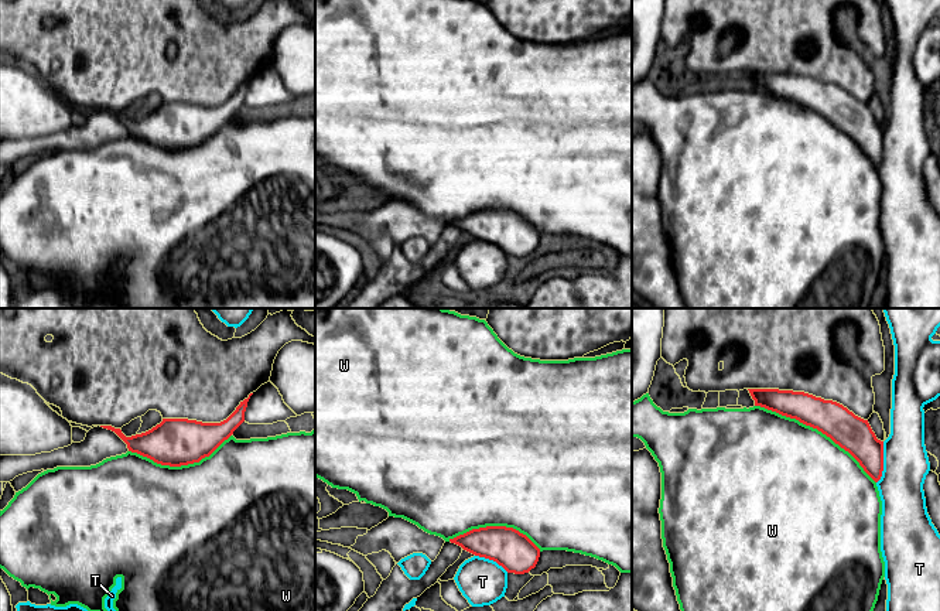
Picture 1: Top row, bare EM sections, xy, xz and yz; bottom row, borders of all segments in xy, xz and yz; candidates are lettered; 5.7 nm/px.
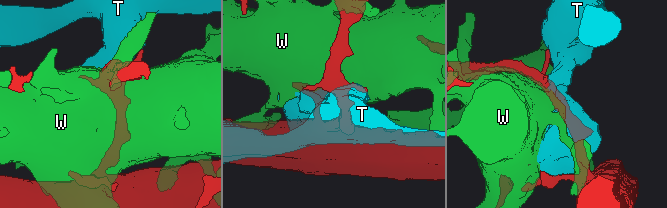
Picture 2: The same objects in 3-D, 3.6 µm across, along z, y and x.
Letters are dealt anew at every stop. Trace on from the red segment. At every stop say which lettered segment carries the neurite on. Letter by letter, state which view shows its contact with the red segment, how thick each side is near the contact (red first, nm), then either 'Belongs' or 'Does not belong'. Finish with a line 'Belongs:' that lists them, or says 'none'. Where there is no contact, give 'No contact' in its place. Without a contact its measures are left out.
T: Touches red in yz. Thickness 200 nm (red) against 260 nm. Does not belong
W: Touches red in yz. Thickness 200 nm (red) against 480 nm. Does not belong
Belongs: none

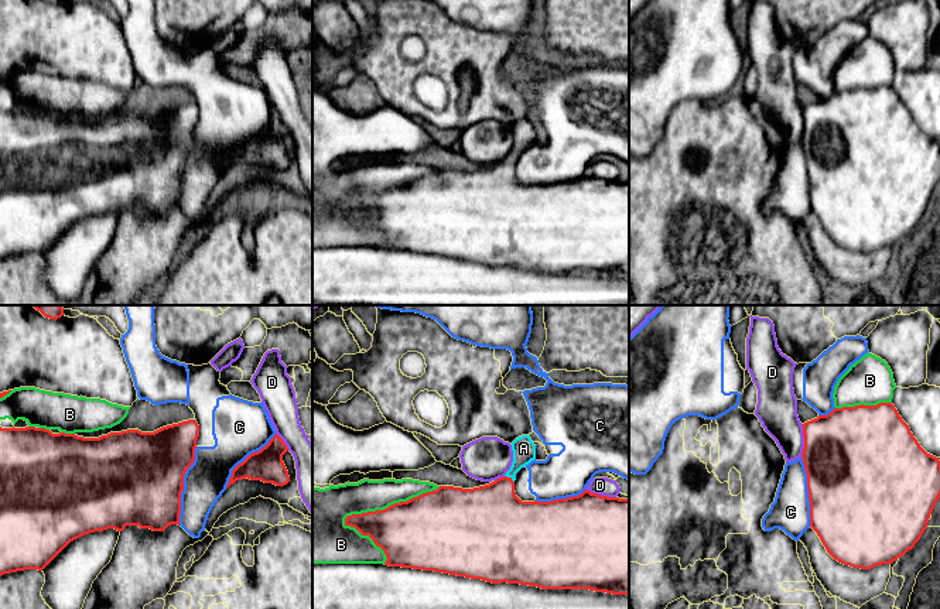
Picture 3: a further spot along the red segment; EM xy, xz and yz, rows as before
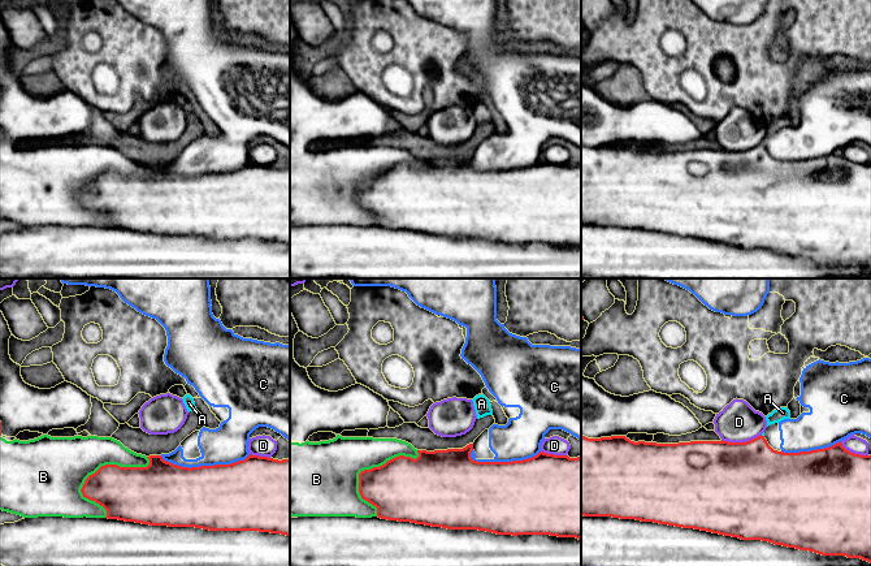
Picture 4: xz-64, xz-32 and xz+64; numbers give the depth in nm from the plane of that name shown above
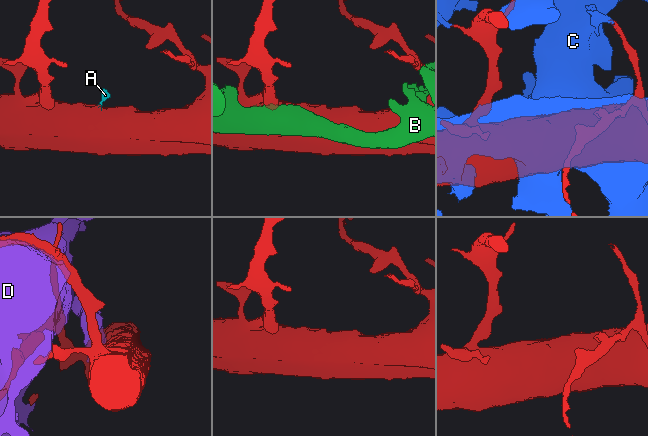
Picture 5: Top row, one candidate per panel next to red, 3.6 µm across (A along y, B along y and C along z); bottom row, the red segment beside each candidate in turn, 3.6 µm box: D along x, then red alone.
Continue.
A: Touches red in xz. Thickness 380 nm (red) against 130 nm. Belongs
B: Touches red in xz. Thickness 420 nm (red) against 180 nm. Does not belong
C: Touches red in xy. Thickness 500 nm (red) against 240 nm. Does not belong
D: Touches red in yz. Thickness 480 nm (red) against 240 nm. Does not belong
Belongs: A

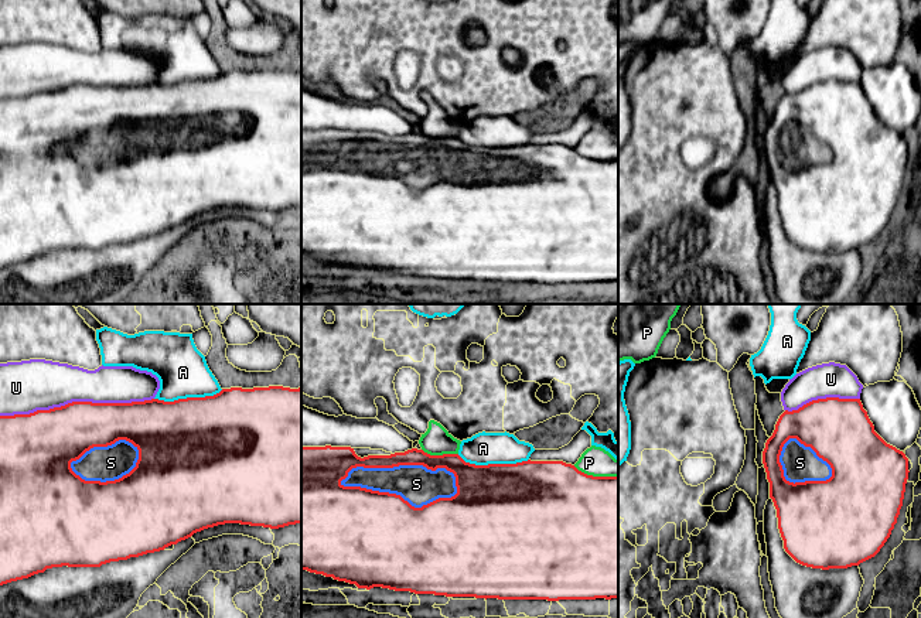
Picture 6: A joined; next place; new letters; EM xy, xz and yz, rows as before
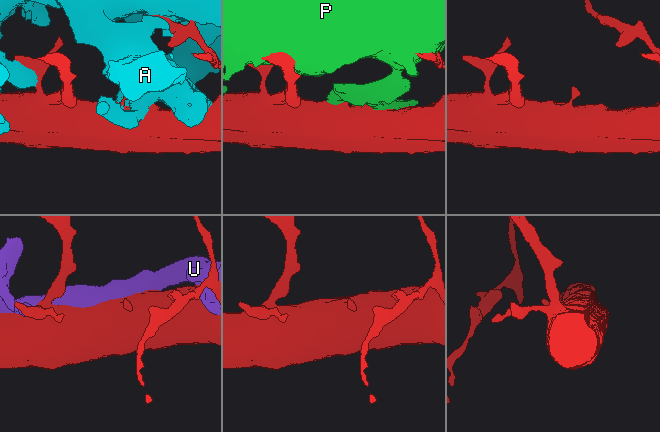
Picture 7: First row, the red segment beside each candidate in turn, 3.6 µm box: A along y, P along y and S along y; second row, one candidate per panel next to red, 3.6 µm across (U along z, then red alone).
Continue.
A: Touches red in xz. Thickness 500 nm (red) against 190 nm. Does not belong
P: Touches red in xz. Thickness 500 nm (red) against 170 nm. Does not belong
S: Touches red in xz. Thickness 480 nm (red) against 220 nm. Belongs
U: Touches red in xy. Thickness 340 nm (red) against 280 nm. Does not belong
Belongs: S

